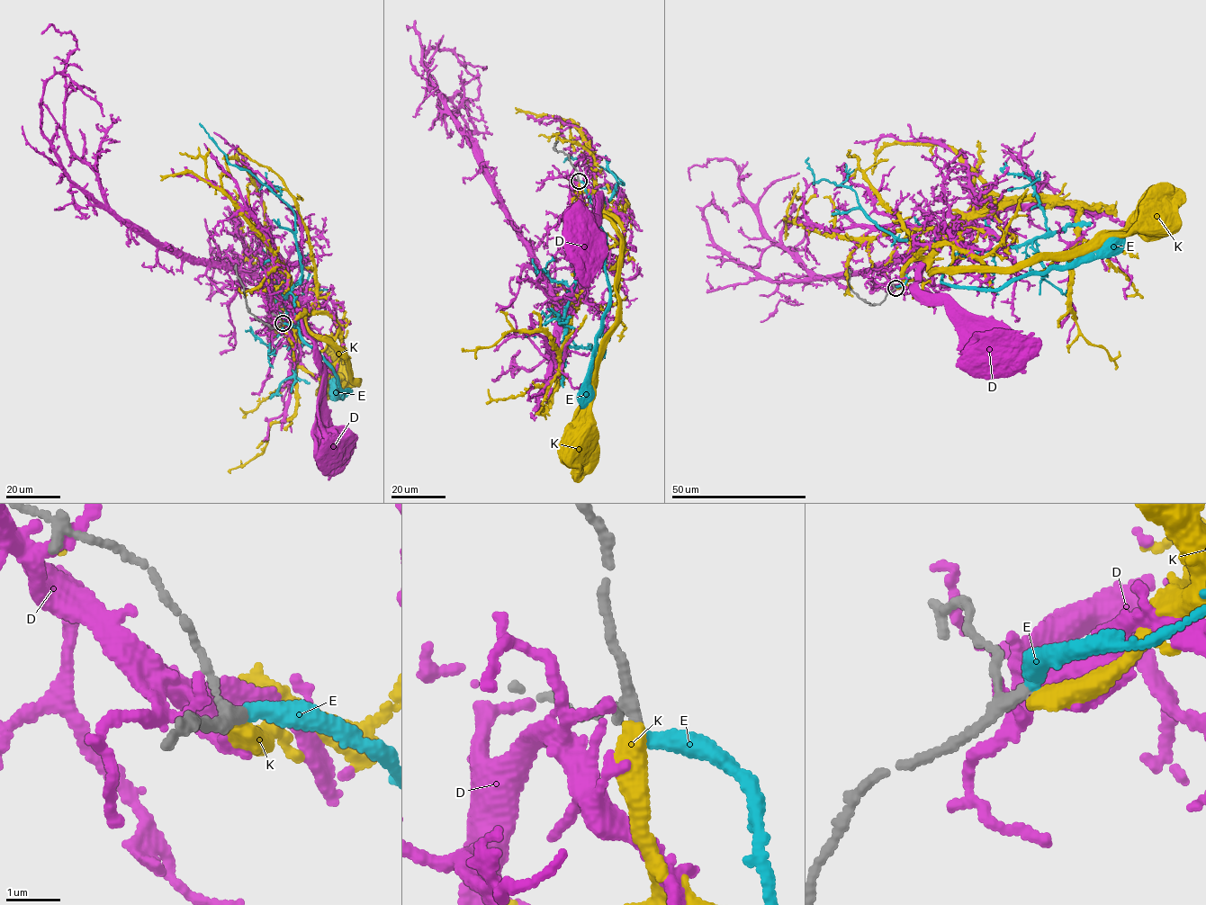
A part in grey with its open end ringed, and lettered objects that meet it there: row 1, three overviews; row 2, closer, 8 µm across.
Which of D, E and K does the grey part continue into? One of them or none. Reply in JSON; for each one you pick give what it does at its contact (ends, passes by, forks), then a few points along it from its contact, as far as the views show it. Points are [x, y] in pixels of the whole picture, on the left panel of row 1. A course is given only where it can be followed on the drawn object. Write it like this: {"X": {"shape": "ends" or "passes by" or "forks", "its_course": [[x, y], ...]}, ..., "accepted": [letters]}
{"E": {"shape": "ends", "its_course": [[282, 323], [290, 327], [293, 319], [290, 292], [283, 302], [291, 325], [351, 392], [345, 397], [336, 386]]}, "accepted": ["E"]}

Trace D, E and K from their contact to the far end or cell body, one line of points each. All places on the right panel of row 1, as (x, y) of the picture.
D: (895, 288), (918, 279), (923, 263), (918, 287), (945, 302), (949, 319), (985, 351)
E: (895, 288), (920, 244), (976, 248), (940, 281), (991, 289), (1071, 264), (1109, 242)
K: (895, 288), (904, 283), (902, 275), (913, 261), (922, 259), (931, 273), (1013, 267), (1123, 235), (1148, 214)

